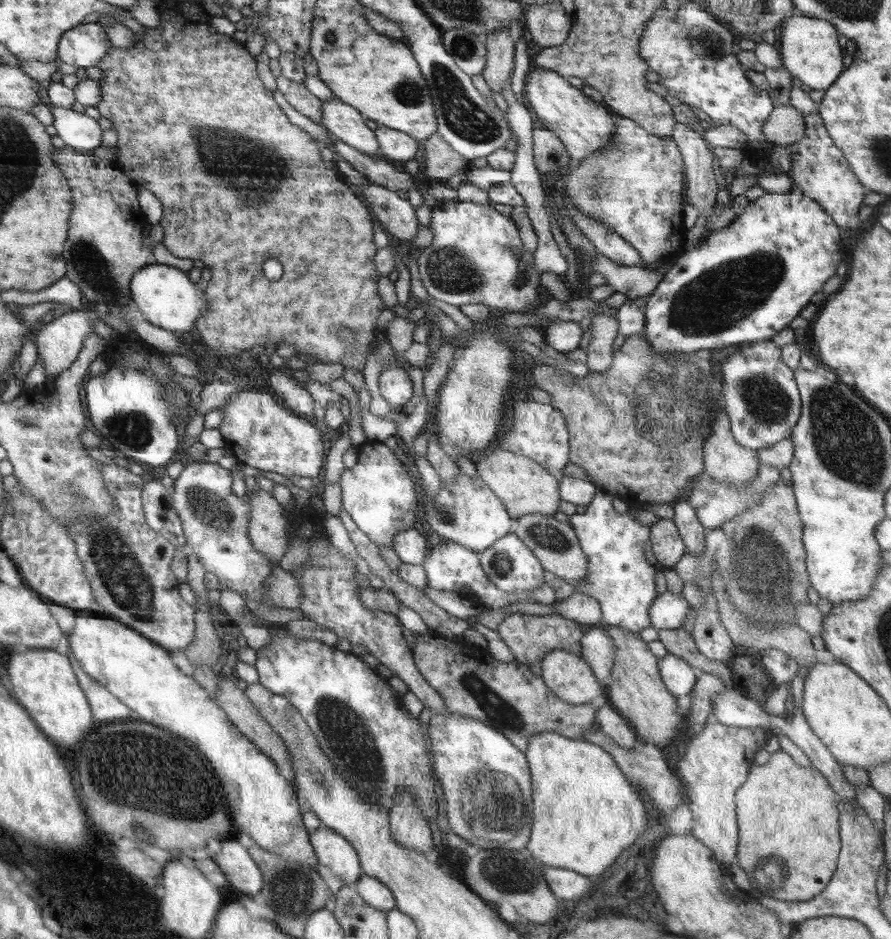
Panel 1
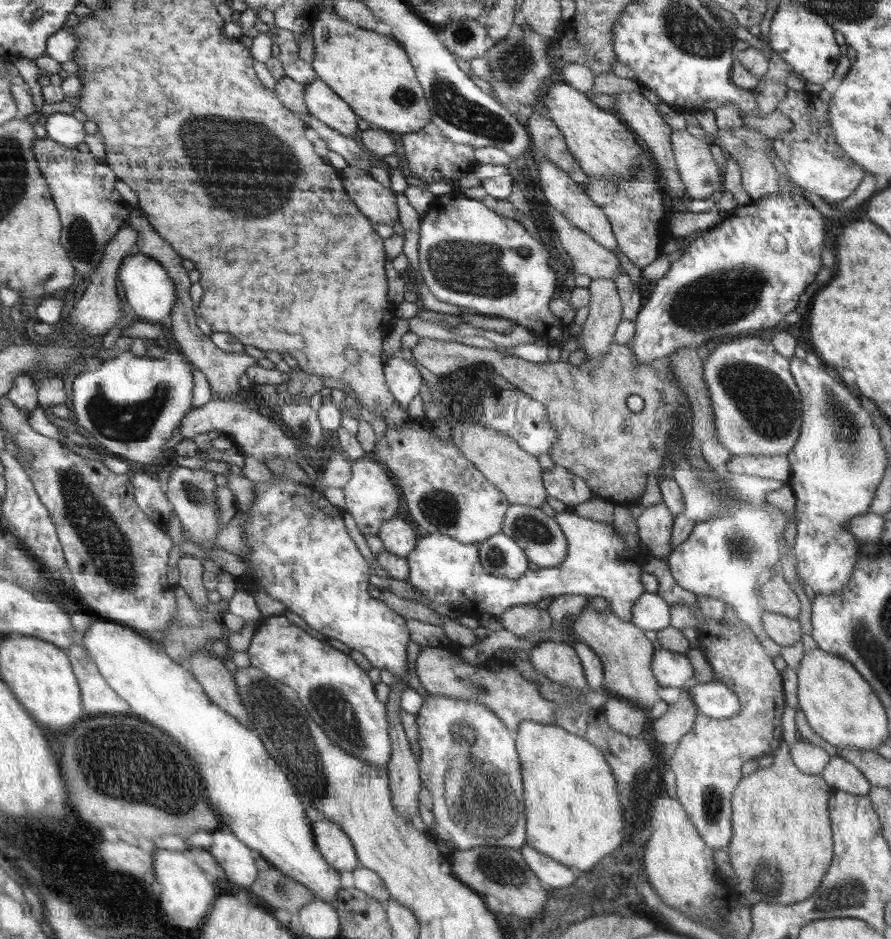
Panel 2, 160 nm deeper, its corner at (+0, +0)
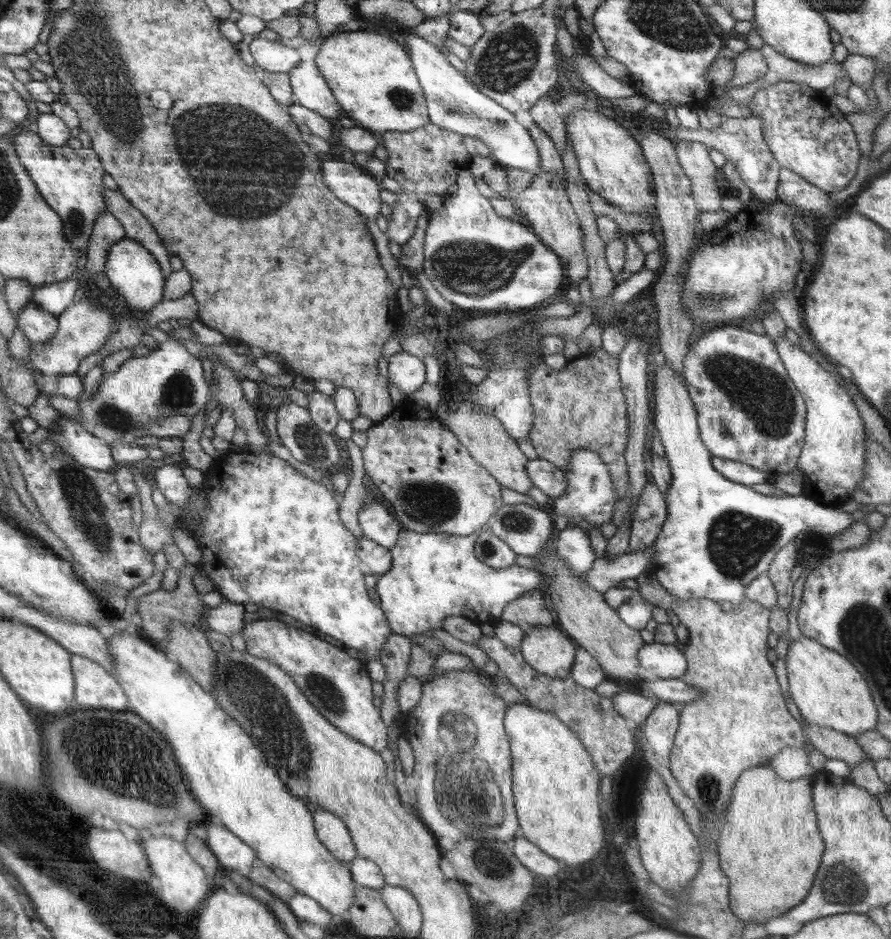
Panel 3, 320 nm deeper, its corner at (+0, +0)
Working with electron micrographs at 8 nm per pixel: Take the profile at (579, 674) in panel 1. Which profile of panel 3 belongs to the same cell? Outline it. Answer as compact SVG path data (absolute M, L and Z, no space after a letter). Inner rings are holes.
M557 625L528 627L519 649L523 659L546 676L566 678L572 674L577 648Z

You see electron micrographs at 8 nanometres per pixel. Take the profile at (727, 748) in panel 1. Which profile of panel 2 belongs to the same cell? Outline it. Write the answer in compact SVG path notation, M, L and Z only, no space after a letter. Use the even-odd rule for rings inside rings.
M649 557L644 564L644 571L654 574L658 580L658 592L656 595L665 599L670 604L679 602L689 605L693 617L696 619L696 632L699 636L699 648L705 654L707 661L712 667L713 682L725 684L739 698L739 711L731 717L715 719L698 712L692 728L680 739L677 747L667 756L669 768L674 772L678 801L683 804L690 822L696 827L698 834L712 849L726 848L732 838L732 811L731 800L736 786L743 777L742 765L748 760L758 760L765 754L772 755L783 741L782 713L787 705L784 695L782 676L774 665L772 657L766 653L760 640L751 629L741 629L734 625L722 623L706 617L700 611L696 601L696 595L681 588L673 579L669 566L662 559Z

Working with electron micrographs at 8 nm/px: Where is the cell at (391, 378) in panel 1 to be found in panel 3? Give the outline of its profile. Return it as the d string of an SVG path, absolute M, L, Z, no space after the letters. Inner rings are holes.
M402 351L389 358L388 376L404 396L409 396L424 384L426 368L420 357Z

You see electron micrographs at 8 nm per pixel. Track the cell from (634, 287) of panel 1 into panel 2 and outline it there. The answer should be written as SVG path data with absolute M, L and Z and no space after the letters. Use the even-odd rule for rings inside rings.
M546 200L544 208L550 214L550 222L556 230L562 248L572 259L576 275L586 274L588 278L609 278L613 281L624 271L614 251L598 244L588 233L572 224L571 220Z

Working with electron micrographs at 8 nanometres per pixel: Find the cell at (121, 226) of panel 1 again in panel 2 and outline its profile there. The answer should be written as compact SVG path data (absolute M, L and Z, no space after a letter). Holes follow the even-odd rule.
M48 137L34 140L34 153L37 163L45 179L49 183L49 191L58 208L62 208L61 243L66 249L72 266L84 276L91 277L100 264L103 248L122 227L129 224L132 206L122 200L114 188L116 176L106 164L98 162L96 156L89 152L78 152L74 147L66 147Z

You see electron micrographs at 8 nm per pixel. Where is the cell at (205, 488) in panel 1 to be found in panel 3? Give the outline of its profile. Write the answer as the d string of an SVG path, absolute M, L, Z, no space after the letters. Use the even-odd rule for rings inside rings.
M175 464L164 465L155 469L153 477L156 488L170 503L178 506L188 503L189 496L194 494L194 488L186 481L182 469Z

